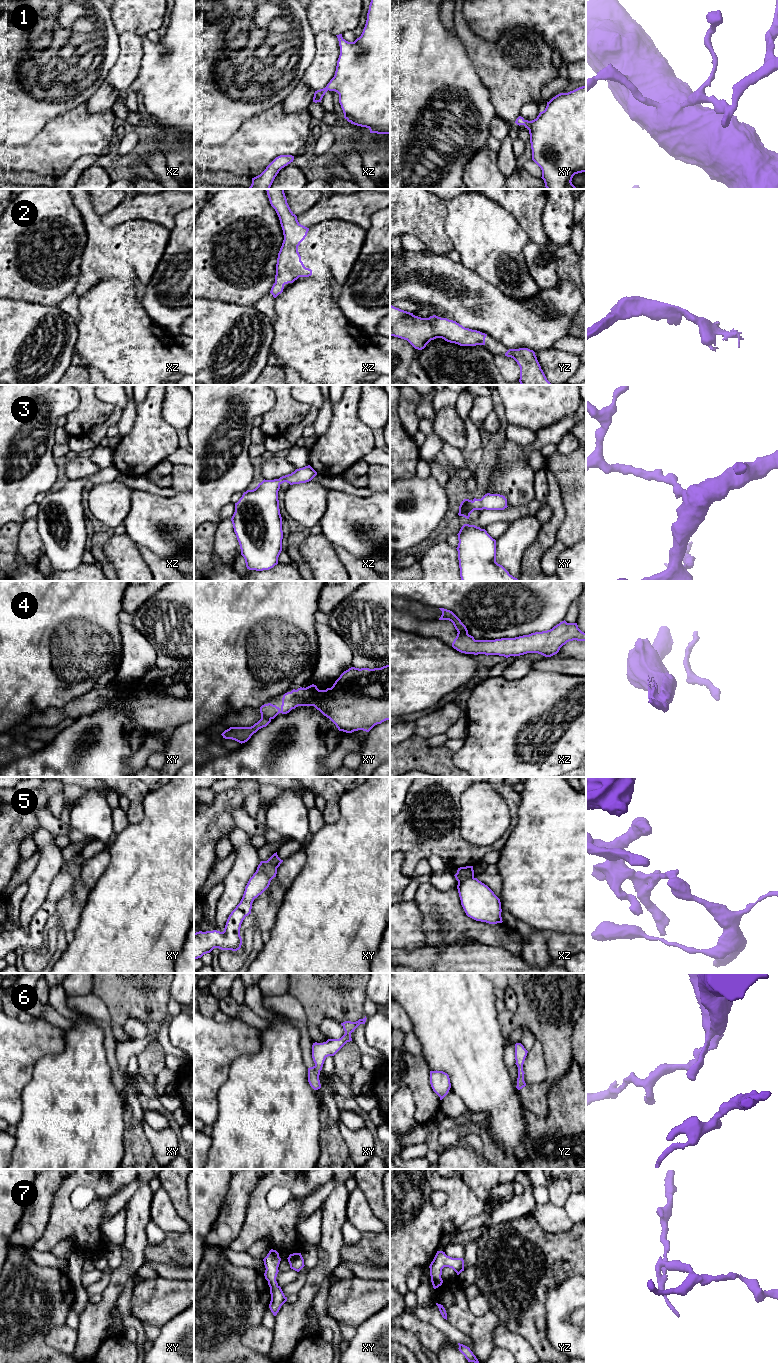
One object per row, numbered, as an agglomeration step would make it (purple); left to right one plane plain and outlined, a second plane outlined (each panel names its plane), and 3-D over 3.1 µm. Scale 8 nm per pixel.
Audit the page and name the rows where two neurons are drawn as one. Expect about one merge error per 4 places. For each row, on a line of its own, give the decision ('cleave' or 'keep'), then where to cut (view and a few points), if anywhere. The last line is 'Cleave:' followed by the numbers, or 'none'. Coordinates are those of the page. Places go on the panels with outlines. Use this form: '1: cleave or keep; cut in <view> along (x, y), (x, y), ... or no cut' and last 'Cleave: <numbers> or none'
1: keep; no cut
2: keep; no cut
3: keep; no cut
4: cleave; cut in xz along (457, 633), (467, 634)
5: cleave; cut in xz along (473, 876), (458, 882)
6: keep; no cut
7: keep; no cut
Cleave: 4, 5

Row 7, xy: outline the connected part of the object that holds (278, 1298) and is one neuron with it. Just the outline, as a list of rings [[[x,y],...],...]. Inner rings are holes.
[[[271,1249],[263,1261],[266,1268],[264,1276],[268,1281],[271,1294],[269,1308],[273,1315],[276,1316],[281,1306],[287,1301],[287,1297],[284,1295],[281,1287],[276,1281],[281,1258],[276,1250]]]

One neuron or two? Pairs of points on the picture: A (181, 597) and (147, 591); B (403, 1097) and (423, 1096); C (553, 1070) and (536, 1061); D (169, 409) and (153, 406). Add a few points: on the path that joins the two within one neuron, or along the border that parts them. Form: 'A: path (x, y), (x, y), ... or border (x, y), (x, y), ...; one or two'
A: border (158, 591), (139, 608); two
B: border (403, 1086), (409, 1090), (413, 1097), (415, 1119); two
C: border (541, 1044), (546, 1064), (546, 1078), (532, 1085); two
D: border (164, 395), (162, 417), (174, 427); two

